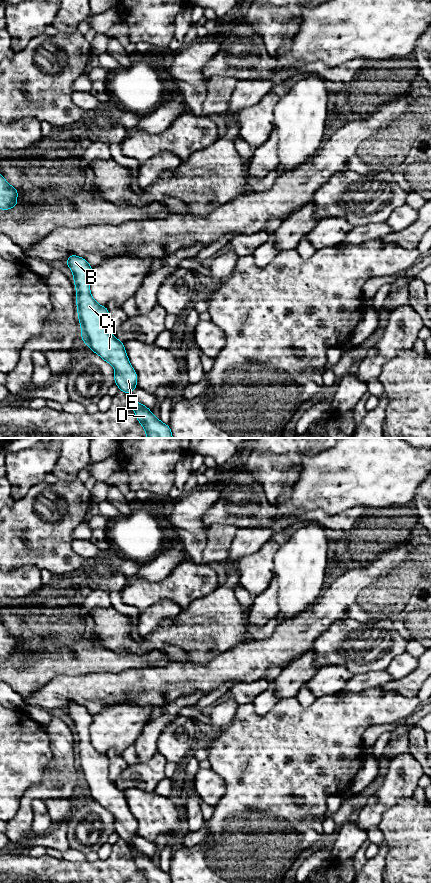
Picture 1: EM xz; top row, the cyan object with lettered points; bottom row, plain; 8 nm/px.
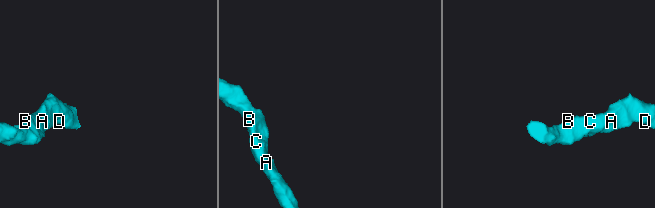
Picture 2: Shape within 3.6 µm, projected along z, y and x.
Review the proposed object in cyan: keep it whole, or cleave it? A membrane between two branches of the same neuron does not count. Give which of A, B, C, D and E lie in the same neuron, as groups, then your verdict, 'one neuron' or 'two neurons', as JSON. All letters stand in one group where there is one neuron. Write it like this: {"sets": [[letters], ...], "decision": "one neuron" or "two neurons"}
{"sets": [["A", "B", "C", "D", "E"]], "decision": "one neuron"}

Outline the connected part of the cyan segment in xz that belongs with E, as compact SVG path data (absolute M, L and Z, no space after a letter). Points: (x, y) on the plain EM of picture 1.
M69 703L66 712L74 723L78 768L83 791L114 815L115 832L120 839L130 842L137 837L138 823L130 812L124 791L108 778L109 758L106 754L99 753L90 742L93 716L86 707L77 703Z

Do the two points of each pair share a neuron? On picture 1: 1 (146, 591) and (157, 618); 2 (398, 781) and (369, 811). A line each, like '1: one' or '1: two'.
1: two
2: one

